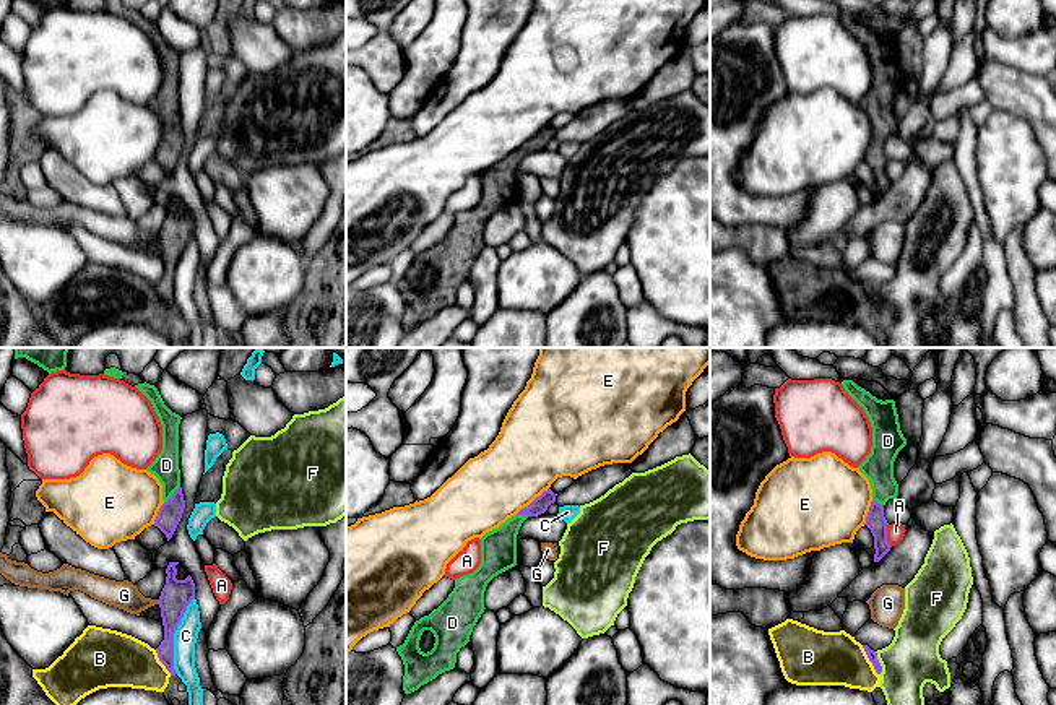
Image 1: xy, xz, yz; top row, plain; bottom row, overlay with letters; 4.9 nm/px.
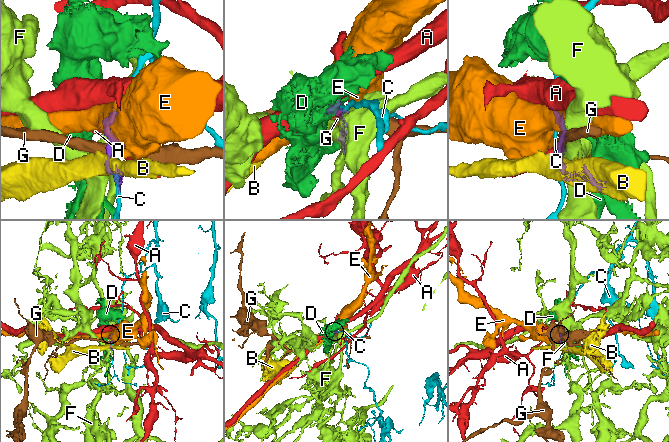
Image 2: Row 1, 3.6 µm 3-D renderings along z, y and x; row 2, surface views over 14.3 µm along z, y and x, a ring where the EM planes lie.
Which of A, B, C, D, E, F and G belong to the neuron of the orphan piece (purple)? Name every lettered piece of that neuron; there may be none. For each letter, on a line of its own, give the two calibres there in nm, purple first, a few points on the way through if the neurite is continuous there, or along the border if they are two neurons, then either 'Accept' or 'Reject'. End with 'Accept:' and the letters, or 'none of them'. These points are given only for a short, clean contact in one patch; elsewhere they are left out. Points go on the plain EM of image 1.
A: Thickness 100 nm (purple) against 90 nm. Boundary: yz (886, 161), (886, 176), (891, 182). Reject
B: Thickness 50 nm (purple) against 280 nm. Boundary: yz (861, 281), (878, 311). Reject
C: Thickness 150 nm (purple) against 120 nm. Reject
D: Thickness 120 nm (purple) against 130 nm. Accept
E: Thickness 80 nm (purple) against 380 nm. Boundary: xz (548, 124), (515, 150). Reject
F: Thickness 50 nm (purple) against 260 nm. Boundary: yz (874, 288), (881, 302), (879, 311). Reject
G: Thickness 150 nm (purple) against 140 nm. Boundary: xy (156, 236), (160, 239). Reject
Accept: D

